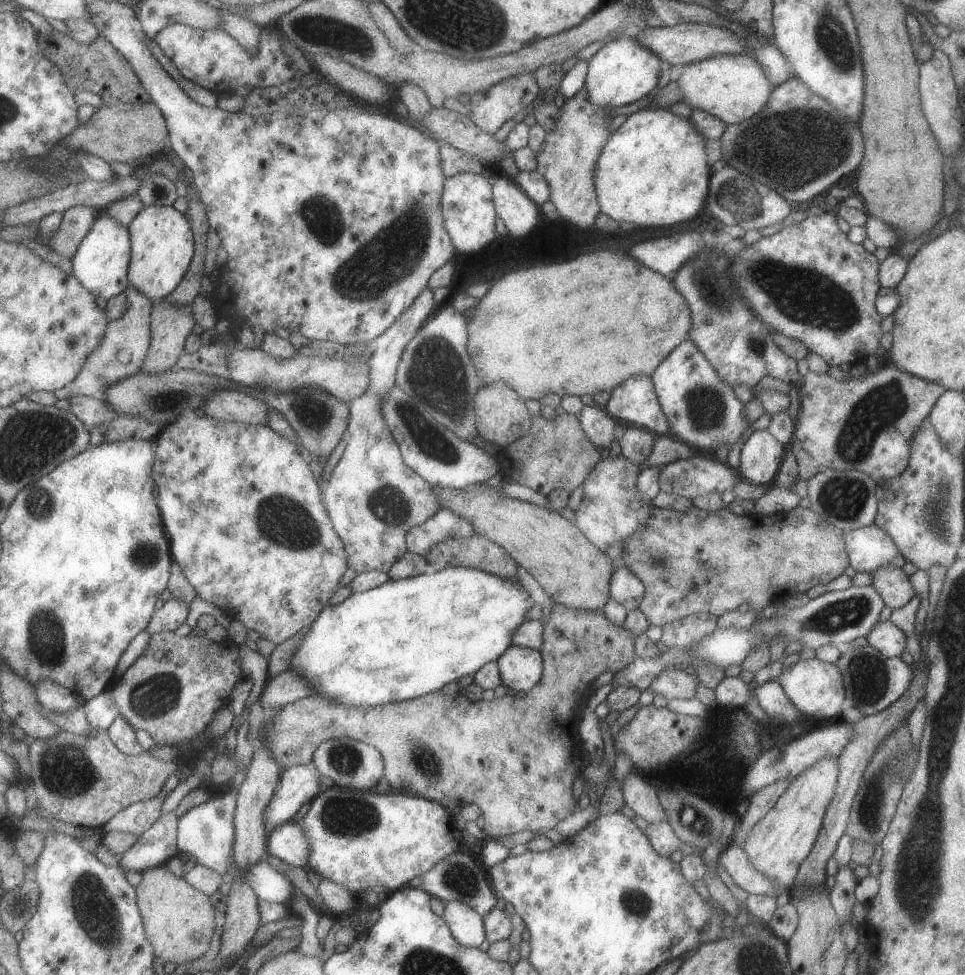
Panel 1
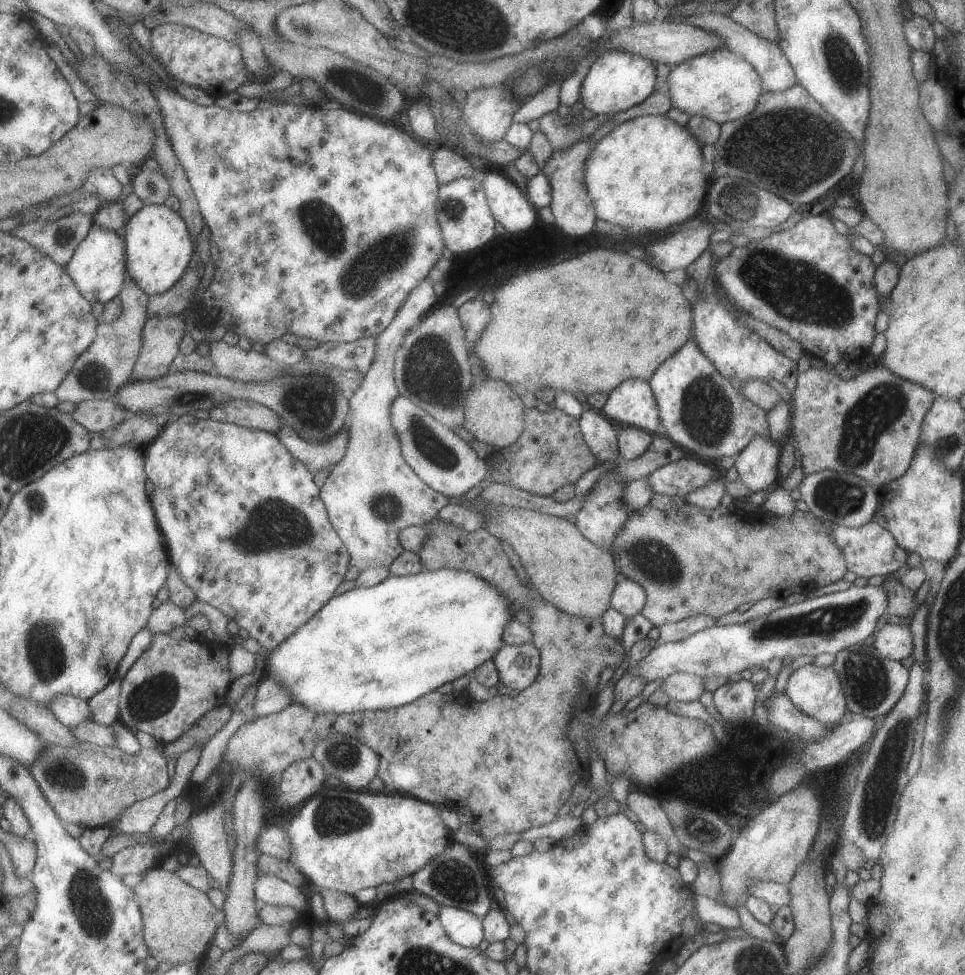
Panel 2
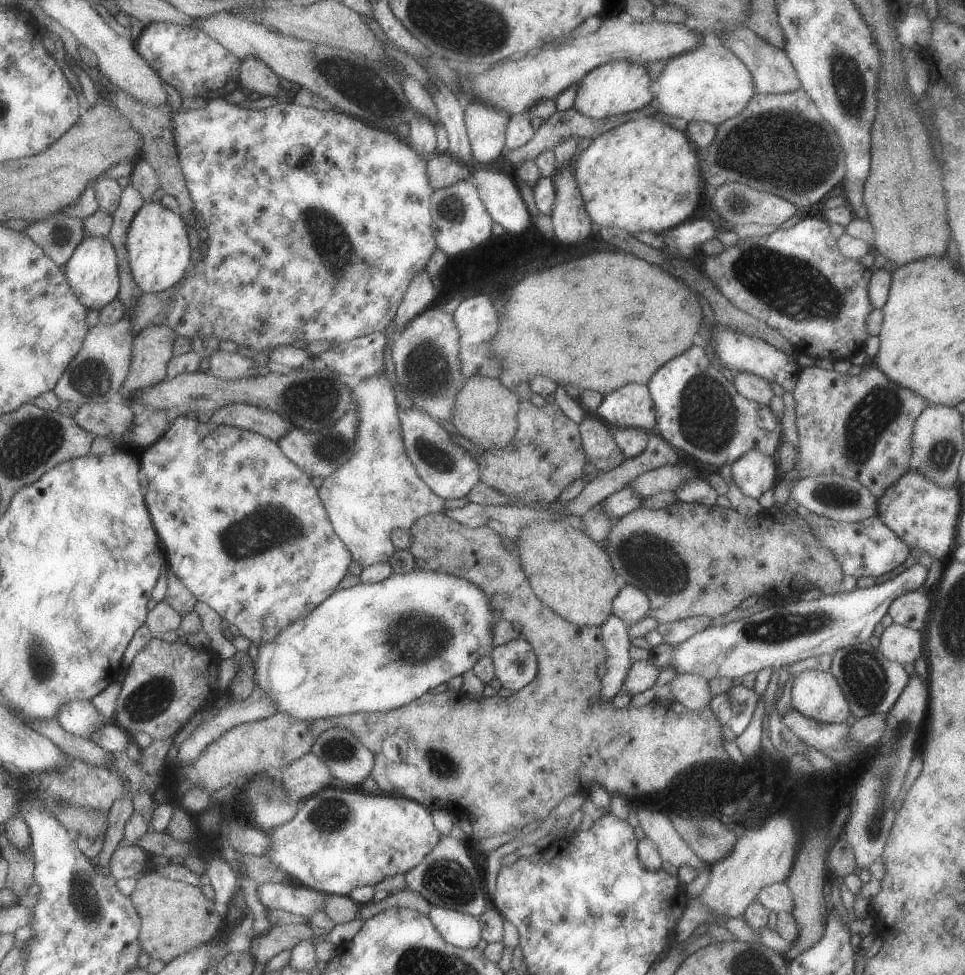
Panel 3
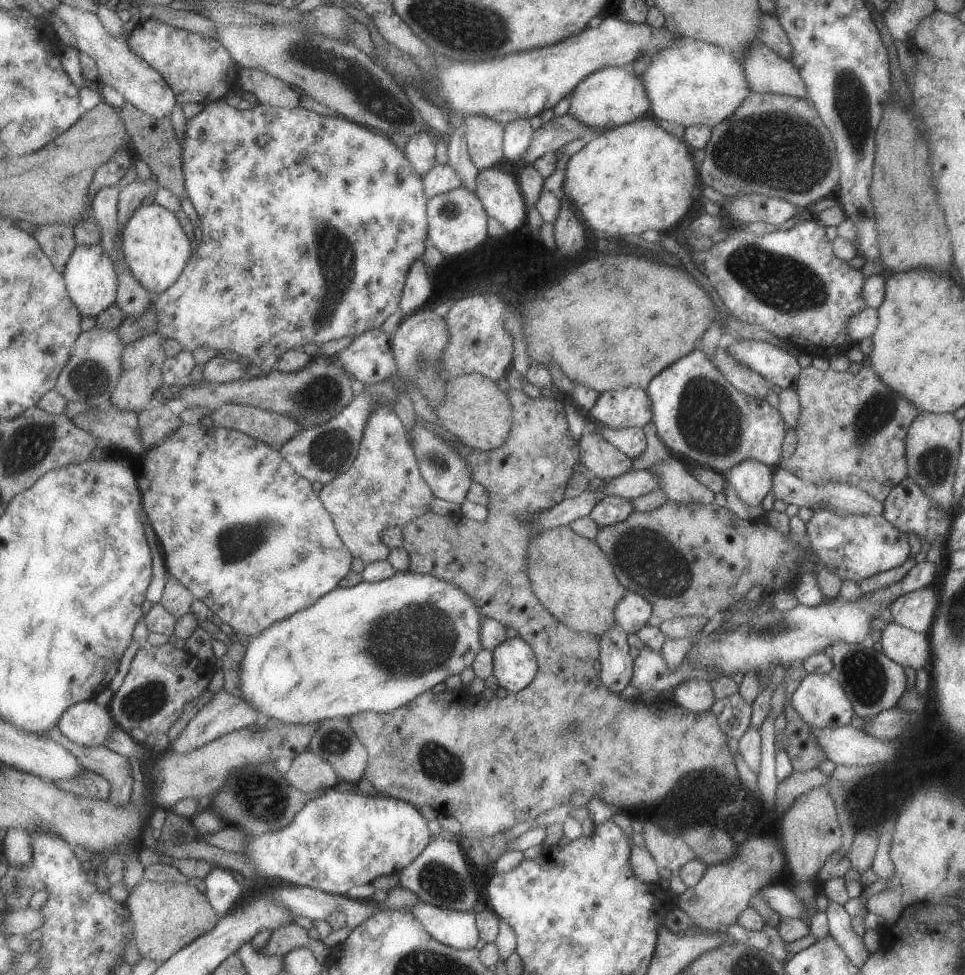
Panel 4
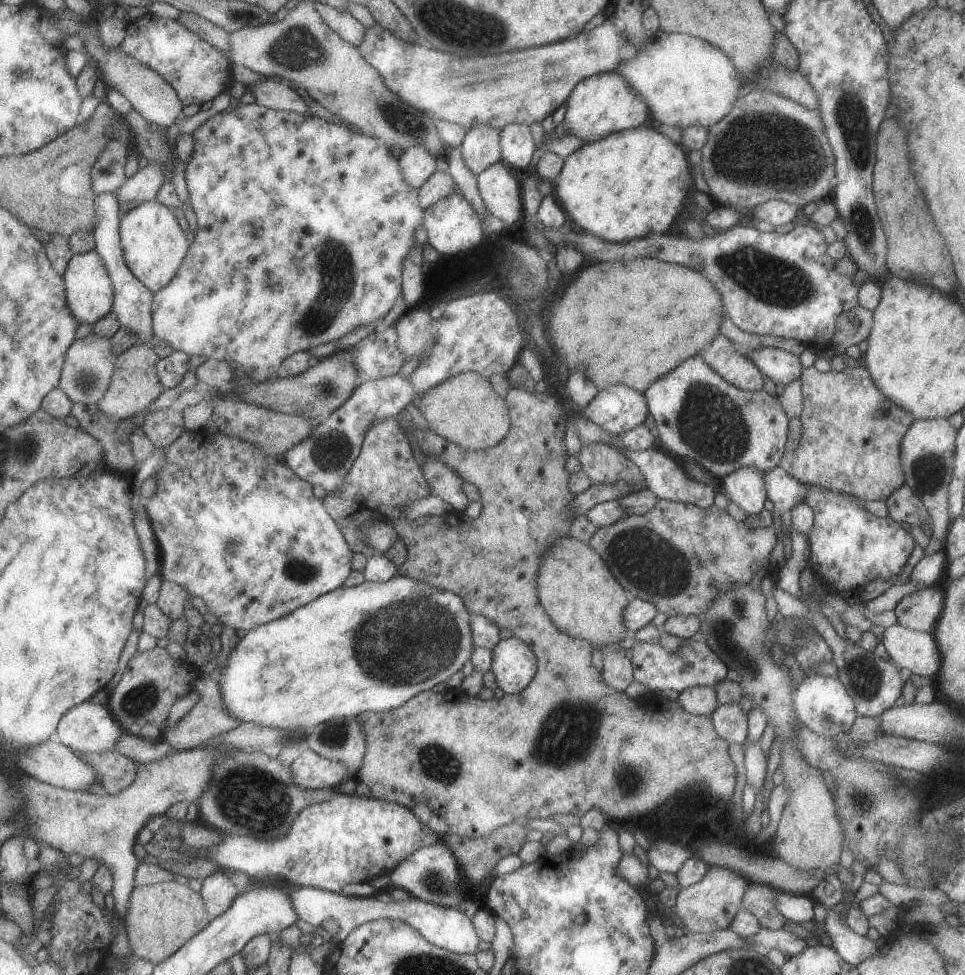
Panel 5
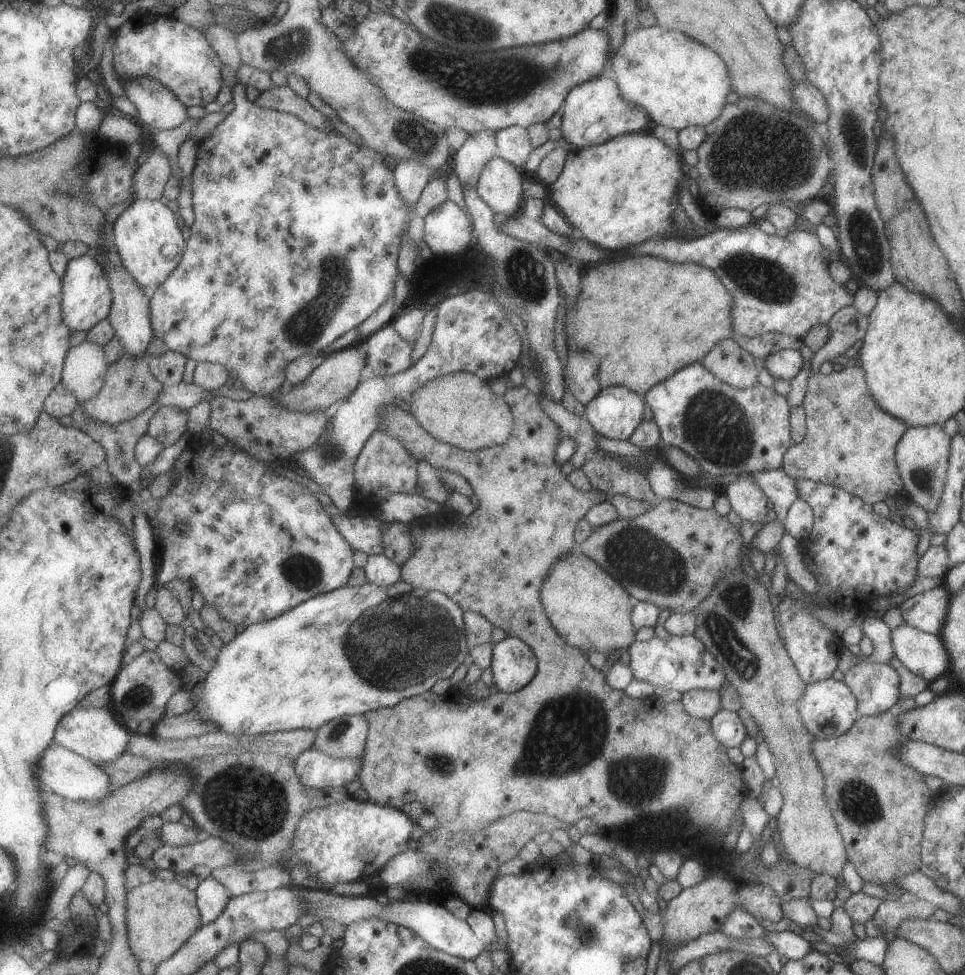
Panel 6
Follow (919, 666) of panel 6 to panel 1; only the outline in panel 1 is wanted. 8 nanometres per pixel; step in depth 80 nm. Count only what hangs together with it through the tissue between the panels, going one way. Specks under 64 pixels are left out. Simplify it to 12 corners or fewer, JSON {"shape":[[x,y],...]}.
{"shape":[[889,619],[864,637],[884,657],[907,650],[903,631]]}

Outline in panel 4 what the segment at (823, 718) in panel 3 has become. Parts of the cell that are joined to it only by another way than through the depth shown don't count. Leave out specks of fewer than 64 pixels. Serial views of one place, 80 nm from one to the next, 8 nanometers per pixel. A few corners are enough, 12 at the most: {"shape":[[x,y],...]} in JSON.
{"shape":[[806,673],[788,700],[813,729],[854,715],[831,674]]}

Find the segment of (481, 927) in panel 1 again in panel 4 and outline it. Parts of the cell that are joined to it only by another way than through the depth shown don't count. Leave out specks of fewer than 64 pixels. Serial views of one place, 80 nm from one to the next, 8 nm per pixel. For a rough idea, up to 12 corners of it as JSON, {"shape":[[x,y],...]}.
{"shape":[[421,902],[411,912],[456,949],[480,938],[475,913]]}

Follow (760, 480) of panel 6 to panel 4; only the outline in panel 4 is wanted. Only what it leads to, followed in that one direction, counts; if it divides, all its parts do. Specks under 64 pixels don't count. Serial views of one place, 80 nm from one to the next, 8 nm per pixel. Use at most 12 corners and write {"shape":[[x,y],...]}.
{"shape":[[776,466],[774,498],[842,517],[880,515],[882,503],[849,483],[815,484]]}

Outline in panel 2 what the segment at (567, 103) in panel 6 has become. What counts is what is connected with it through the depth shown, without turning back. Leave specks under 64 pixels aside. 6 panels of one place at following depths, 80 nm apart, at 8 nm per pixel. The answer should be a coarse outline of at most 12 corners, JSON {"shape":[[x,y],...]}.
{"shape":[[607,49],[588,66],[579,102],[593,116],[643,102],[655,64]]}

